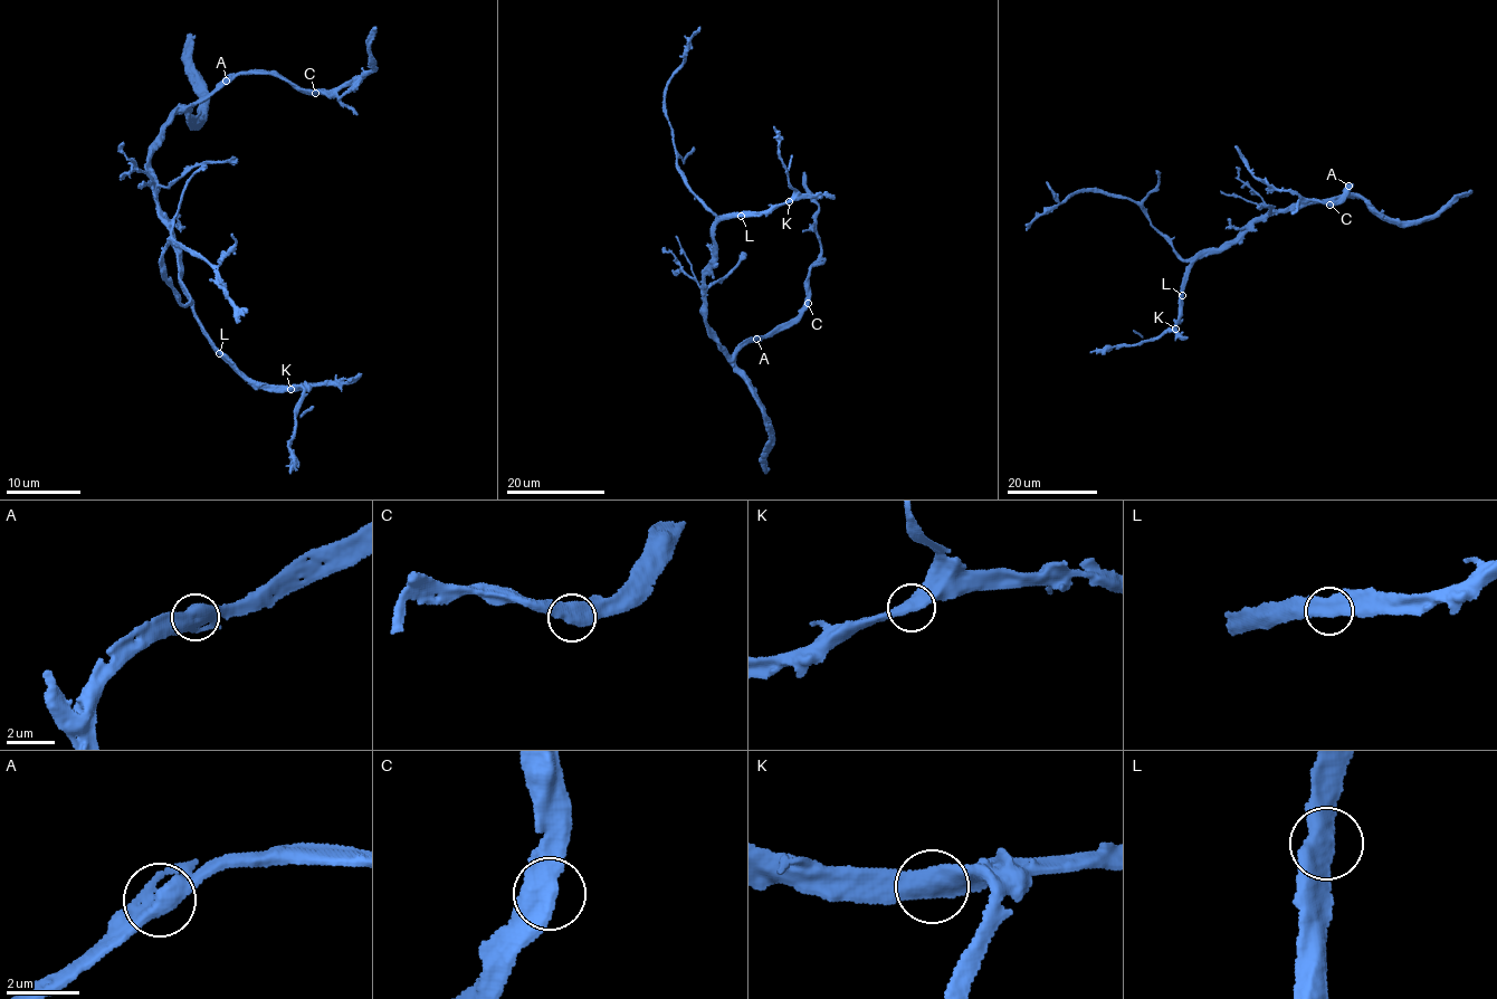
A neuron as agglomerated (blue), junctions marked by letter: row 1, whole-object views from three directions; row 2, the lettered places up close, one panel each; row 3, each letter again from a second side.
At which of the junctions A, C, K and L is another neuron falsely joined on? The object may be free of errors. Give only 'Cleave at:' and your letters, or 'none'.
Cleave at: none

